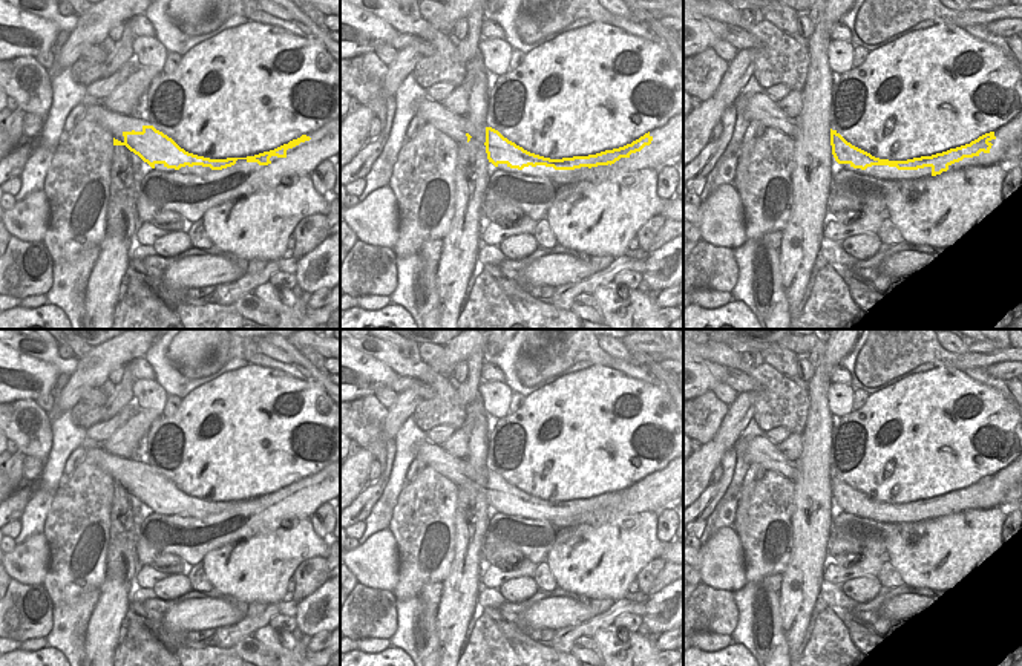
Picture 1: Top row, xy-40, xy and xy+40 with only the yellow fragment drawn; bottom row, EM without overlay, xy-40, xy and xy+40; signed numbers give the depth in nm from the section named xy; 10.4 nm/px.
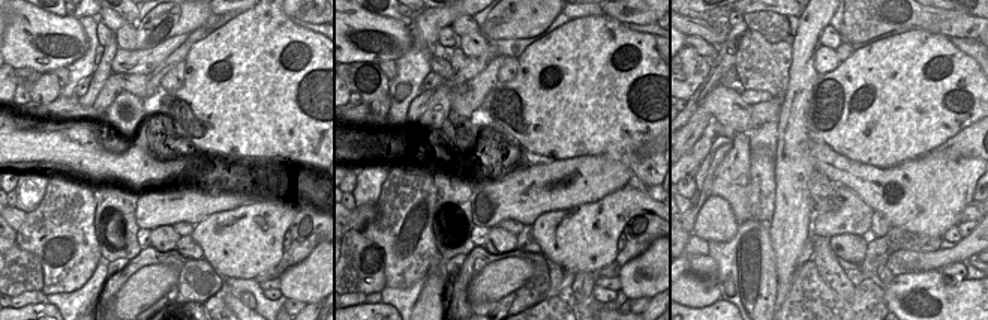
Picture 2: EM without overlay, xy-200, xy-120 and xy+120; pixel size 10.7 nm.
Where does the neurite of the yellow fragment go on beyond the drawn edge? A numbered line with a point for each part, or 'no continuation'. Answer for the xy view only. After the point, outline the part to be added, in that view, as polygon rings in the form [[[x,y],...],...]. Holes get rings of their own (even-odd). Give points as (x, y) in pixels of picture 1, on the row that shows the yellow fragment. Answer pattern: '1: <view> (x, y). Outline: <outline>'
1: xy (455, 126). Outline: [[[429,98],[421,100],[415,106],[415,115],[420,115],[426,124],[434,126],[452,138],[457,144],[467,142],[467,133],[473,138],[475,129],[466,115],[457,115],[449,112],[441,103]]]

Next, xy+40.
no continuation

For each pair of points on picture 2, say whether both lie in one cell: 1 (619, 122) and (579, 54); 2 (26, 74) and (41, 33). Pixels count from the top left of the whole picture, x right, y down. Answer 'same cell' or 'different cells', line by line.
1: same cell
2: different cells

